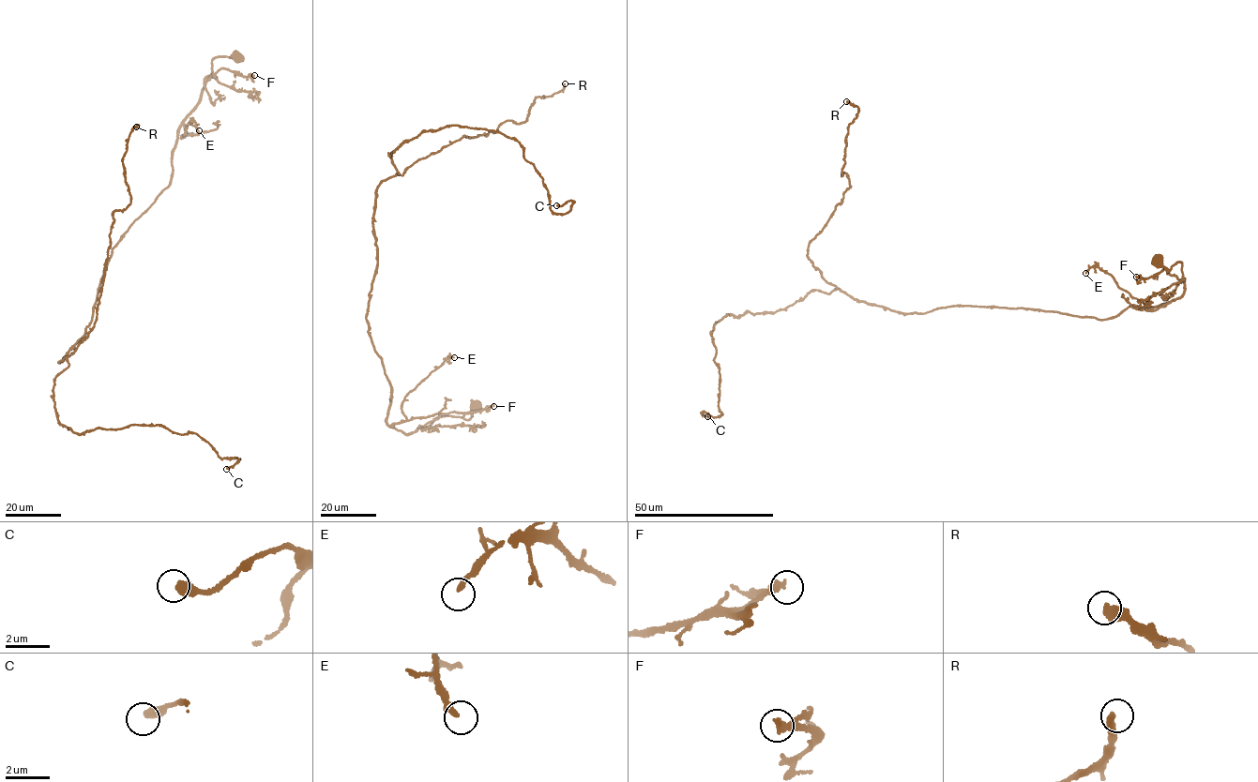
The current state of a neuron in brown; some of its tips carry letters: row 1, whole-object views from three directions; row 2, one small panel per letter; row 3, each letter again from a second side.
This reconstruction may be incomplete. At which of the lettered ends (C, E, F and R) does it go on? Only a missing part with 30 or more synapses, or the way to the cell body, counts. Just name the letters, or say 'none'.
none

